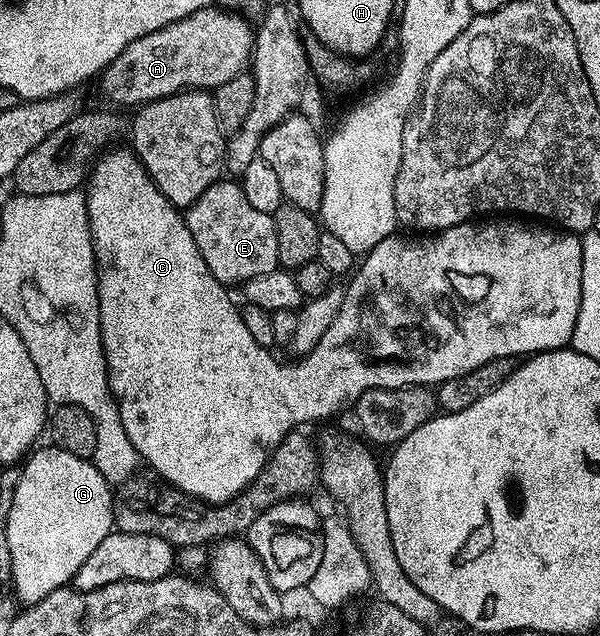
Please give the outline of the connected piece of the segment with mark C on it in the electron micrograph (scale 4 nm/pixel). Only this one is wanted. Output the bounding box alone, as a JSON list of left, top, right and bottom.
[87,149,583,504]

